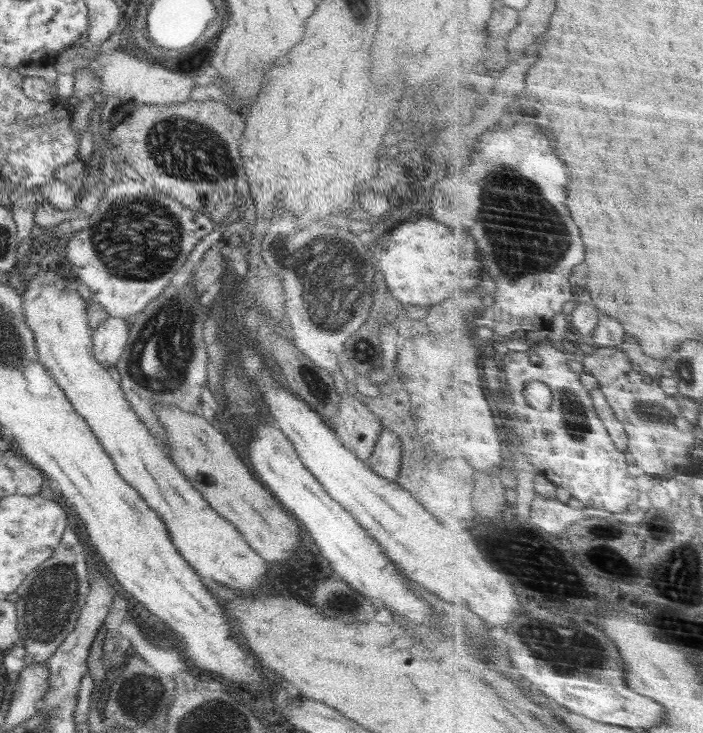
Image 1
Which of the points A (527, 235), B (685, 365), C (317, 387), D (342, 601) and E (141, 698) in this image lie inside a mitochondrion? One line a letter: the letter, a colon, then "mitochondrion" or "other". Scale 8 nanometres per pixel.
A: mitochondrion
B: mitochondrion
C: mitochondrion
D: mitochondrion
E: mitochondrion

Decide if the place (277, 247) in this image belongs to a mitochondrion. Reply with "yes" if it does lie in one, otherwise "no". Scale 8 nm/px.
yes

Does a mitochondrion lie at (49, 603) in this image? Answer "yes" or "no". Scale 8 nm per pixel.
yes

